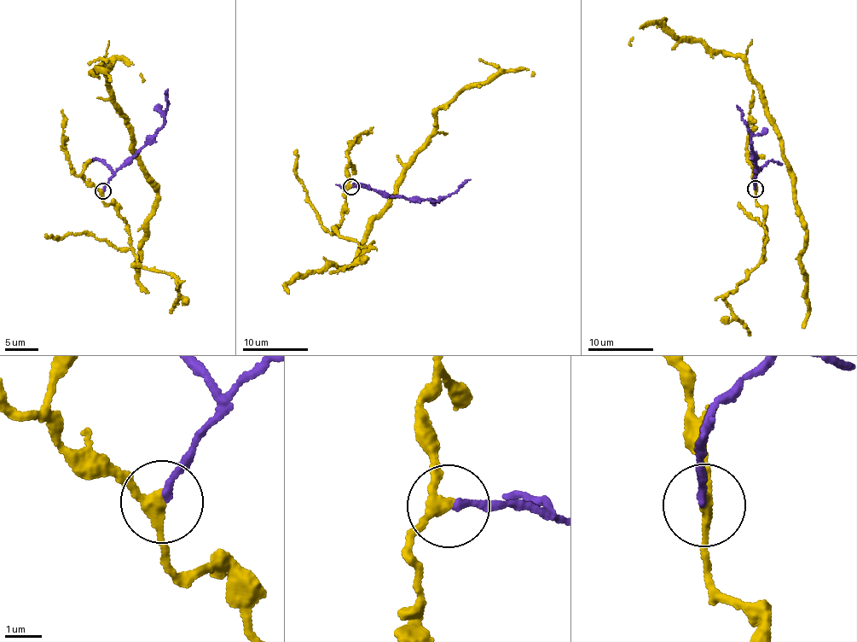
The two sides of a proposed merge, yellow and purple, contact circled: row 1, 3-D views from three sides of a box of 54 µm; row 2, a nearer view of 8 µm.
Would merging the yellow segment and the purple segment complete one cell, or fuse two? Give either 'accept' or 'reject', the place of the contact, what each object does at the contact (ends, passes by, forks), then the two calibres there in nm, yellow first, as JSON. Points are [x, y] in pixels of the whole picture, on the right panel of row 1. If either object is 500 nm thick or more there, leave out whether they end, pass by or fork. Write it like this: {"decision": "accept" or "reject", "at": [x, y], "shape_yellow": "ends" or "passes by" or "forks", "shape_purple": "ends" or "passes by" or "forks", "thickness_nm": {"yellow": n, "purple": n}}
{"decision": "reject", "at": [755, 189], "shape_yellow": "passes by", "shape_purple": "ends", "thickness_nm": {"yellow": 240, "purple": 150}}

